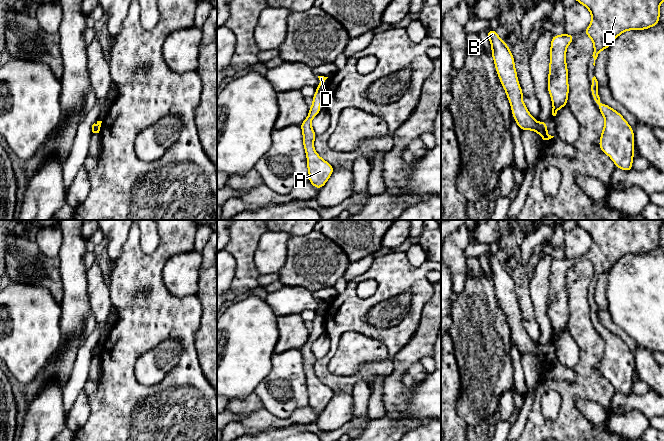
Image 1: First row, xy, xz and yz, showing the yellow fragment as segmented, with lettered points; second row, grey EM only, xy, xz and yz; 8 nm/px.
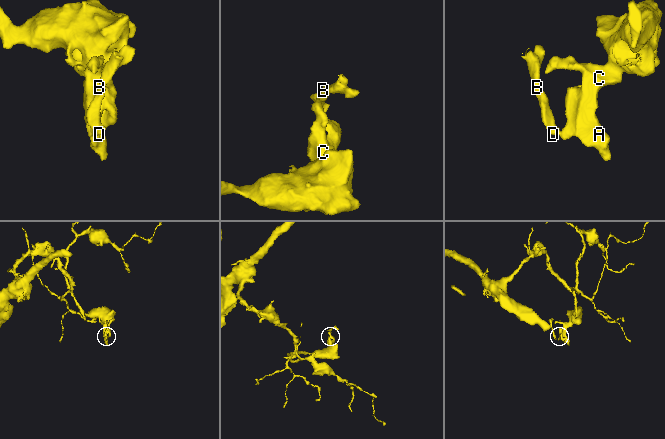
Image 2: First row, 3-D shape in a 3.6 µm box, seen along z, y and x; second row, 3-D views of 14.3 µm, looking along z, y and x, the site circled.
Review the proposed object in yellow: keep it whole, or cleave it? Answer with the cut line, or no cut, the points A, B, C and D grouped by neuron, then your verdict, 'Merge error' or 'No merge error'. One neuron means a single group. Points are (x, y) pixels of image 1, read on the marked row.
Split along xz (317, 90), (323, 92). Groups: A C / B D. Merge error

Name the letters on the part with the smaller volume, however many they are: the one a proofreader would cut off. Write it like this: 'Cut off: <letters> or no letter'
Cut off: B, D

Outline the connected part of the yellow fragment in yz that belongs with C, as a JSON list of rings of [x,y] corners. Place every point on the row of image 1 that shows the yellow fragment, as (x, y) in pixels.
[[[576,0],[585,7],[588,8],[592,15],[592,20],[588,28],[583,32],[588,35],[594,46],[593,58],[595,66],[595,60],[597,59],[601,50],[609,48],[612,42],[623,32],[627,30],[645,30],[652,26],[659,24],[660,17],[660,4],[663,0]]]

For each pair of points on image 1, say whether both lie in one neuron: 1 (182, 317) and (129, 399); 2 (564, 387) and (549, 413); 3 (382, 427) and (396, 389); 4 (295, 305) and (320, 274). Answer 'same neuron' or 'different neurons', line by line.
1: same neuron
2: different neurons
3: different neurons
4: different neurons

